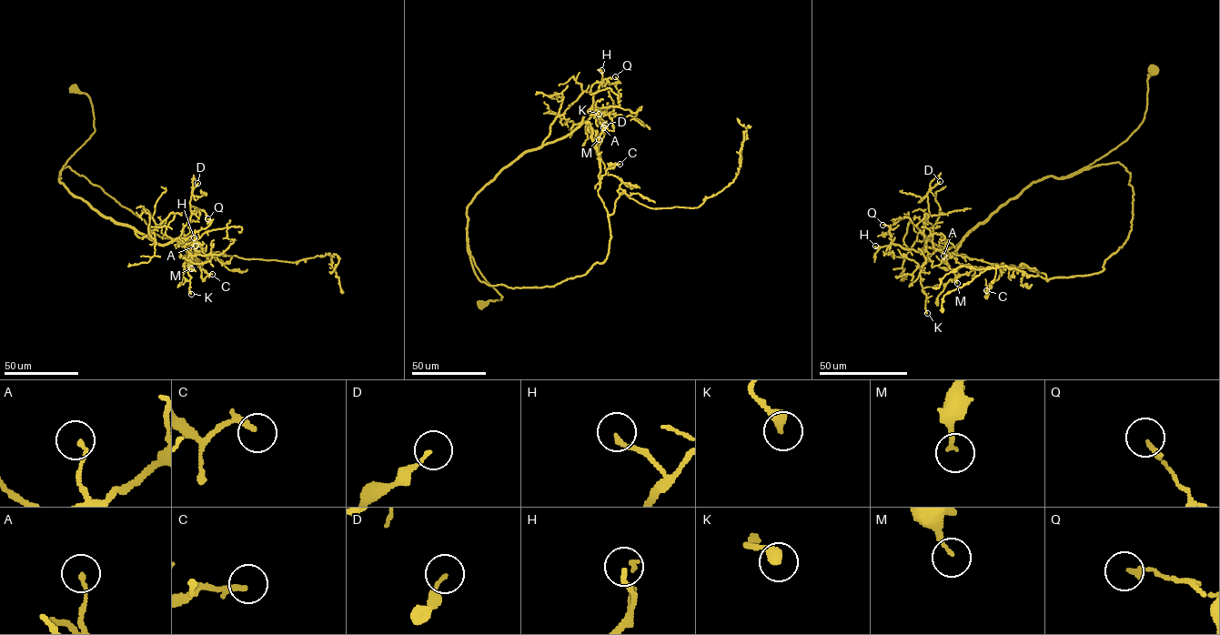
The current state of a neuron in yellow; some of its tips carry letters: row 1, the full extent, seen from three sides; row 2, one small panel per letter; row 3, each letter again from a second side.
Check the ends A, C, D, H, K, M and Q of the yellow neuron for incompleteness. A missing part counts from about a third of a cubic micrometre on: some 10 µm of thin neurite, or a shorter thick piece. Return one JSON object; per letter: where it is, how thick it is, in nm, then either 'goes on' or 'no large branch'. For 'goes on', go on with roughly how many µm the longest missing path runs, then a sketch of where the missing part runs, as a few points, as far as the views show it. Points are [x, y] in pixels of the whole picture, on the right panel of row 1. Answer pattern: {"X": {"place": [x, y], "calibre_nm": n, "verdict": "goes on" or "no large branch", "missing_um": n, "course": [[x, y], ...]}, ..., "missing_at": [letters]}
{"A": {"place": [943, 256], "calibre_nm": 150, "verdict": "no large branch"}, "C": {"place": [986, 290], "calibre_nm": 160, "verdict": "no large branch"}, "D": {"place": [940, 181], "calibre_nm": 120, "verdict": "no large branch"}, "H": {"place": [875, 246], "calibre_nm": 150, "verdict": "no large branch"}, "K": {"place": [927, 313], "calibre_nm": 400, "verdict": "no large branch"}, "M": {"place": [957, 283], "calibre_nm": 150, "verdict": "no large branch"}, "Q": {"place": [882, 225], "calibre_nm": 200, "verdict": "no large branch"}, "missing_at": []}

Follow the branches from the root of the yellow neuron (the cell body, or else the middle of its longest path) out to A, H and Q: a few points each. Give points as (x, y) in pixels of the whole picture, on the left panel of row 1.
A: (74, 88), (90, 100), (95, 131), (59, 172), (84, 176), (200, 265), (192, 253), (187, 261), (196, 246)
H: (74, 88), (90, 100), (95, 131), (64, 166), (59, 181), (105, 216), (160, 244), (194, 237)
Q: (74, 88), (90, 100), (95, 131), (61, 170), (69, 191), (160, 244), (184, 242), (207, 218)

